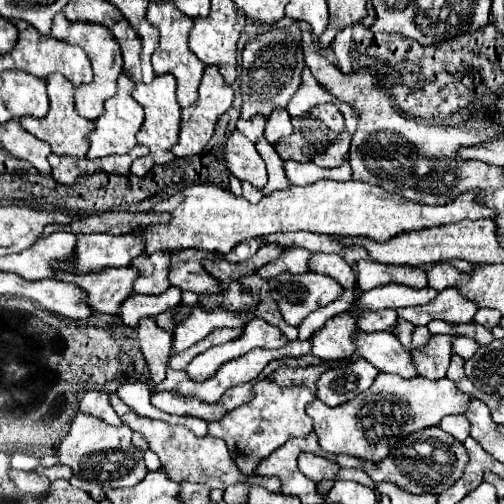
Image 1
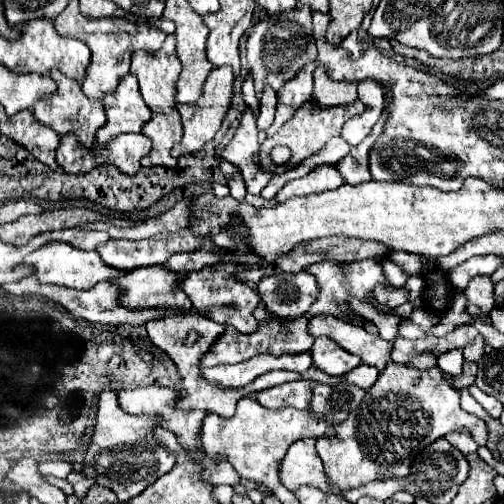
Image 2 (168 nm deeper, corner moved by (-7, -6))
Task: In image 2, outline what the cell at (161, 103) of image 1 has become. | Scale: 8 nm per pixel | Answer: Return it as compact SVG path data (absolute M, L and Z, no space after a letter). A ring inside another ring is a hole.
M167 35L163 47L157 53L147 53L147 51L135 51L135 55L131 55L131 73L137 75L139 79L139 87L141 87L141 95L145 99L145 103L151 109L151 119L143 125L143 135L147 135L153 141L153 149L141 159L143 167L151 167L151 165L163 165L163 167L175 167L177 159L171 157L171 147L181 139L183 135L183 127L181 127L181 115L175 107L175 83L179 79L181 73L181 63L175 51L175 35Z

